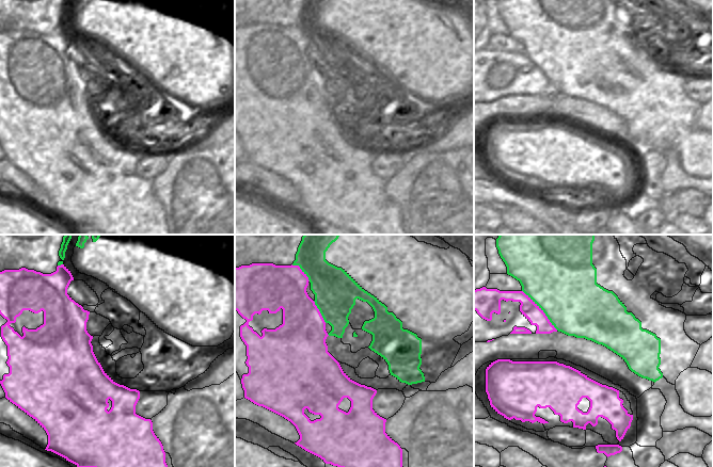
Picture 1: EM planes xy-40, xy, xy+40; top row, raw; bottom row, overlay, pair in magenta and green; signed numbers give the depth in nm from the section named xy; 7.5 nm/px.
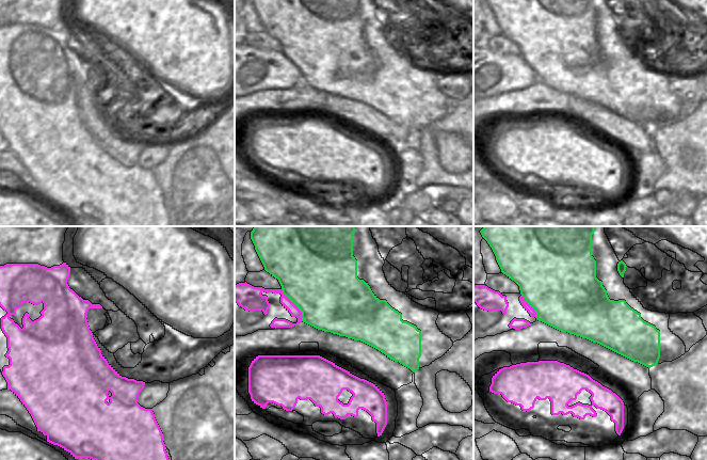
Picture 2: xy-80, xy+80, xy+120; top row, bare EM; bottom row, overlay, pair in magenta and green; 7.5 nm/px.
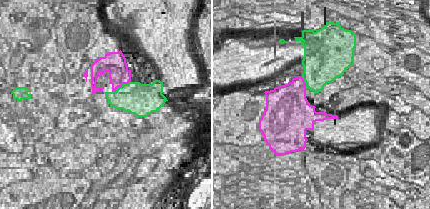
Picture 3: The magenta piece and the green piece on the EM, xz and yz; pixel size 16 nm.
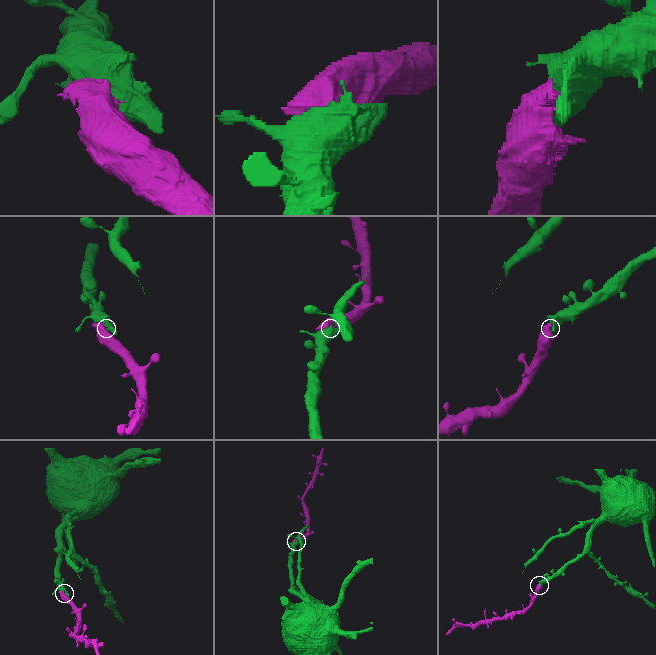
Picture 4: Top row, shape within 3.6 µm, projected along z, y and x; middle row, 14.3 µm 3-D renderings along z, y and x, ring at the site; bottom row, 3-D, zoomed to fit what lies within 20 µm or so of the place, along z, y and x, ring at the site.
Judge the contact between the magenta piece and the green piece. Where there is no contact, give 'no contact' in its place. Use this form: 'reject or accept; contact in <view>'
accept; contact in xy+40

